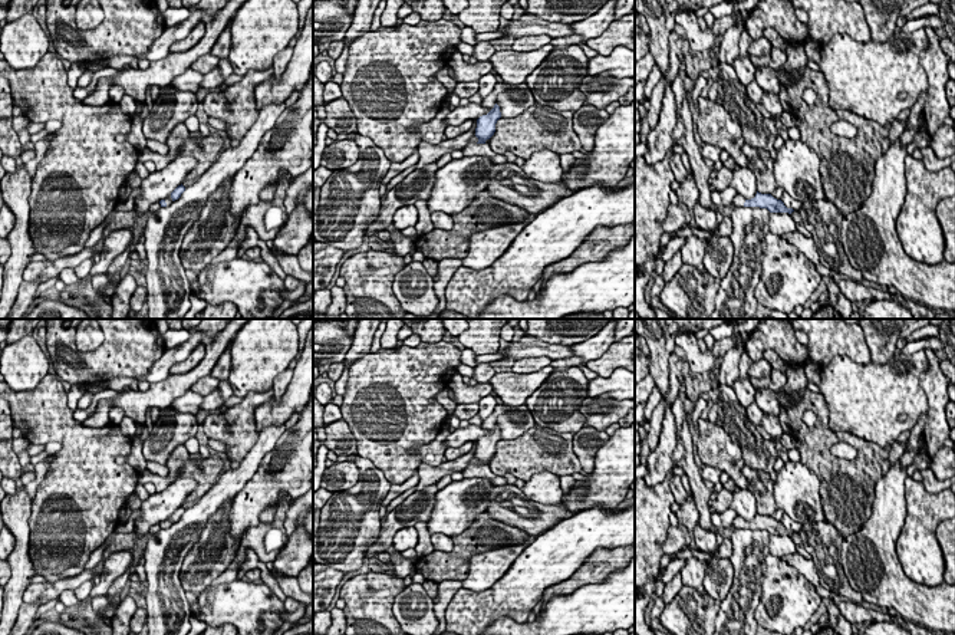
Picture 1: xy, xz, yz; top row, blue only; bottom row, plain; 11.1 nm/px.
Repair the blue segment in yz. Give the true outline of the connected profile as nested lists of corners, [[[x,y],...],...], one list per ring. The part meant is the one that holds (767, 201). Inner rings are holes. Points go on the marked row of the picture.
[[[757,191],[755,197],[745,200],[742,195],[737,194],[732,200],[734,207],[760,207],[767,208],[770,213],[788,213],[794,210],[787,208],[781,200],[774,198],[771,194],[761,194]]]

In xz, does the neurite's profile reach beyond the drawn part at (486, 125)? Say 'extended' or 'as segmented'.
extended

